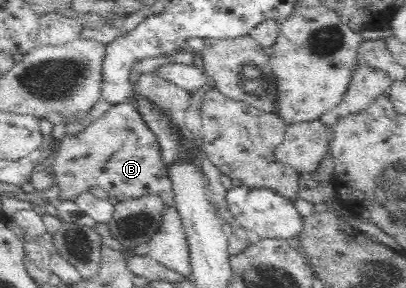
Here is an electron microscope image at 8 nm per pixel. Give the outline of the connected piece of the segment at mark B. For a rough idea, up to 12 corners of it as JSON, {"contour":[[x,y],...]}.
{"contour":[[130,100],[53,144],[58,203],[172,190]]}

